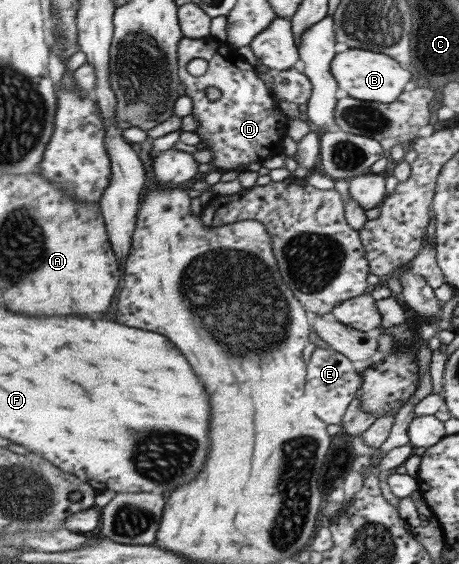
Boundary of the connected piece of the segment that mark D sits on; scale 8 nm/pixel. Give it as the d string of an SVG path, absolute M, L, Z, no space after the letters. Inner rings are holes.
M185 36L180 44L180 77L181 83L185 85L185 95L193 101L192 114L200 121L201 126L196 133L198 133L201 141L206 143L206 149L212 151L210 163L215 169L222 173L230 170L242 171L246 166L255 168L269 157L281 155L282 143L280 143L280 137L286 133L287 119L282 112L278 111L277 102L266 89L266 83L258 77L256 67L250 65L238 53L238 48L232 48L226 41L220 42L220 40L210 37L190 39ZM198 57L207 61L208 68L205 74L194 77L194 75L188 73L188 63L192 59L198 59ZM208 87L215 87L220 91L221 96L218 100L210 101L208 99L208 93L206 93Z

